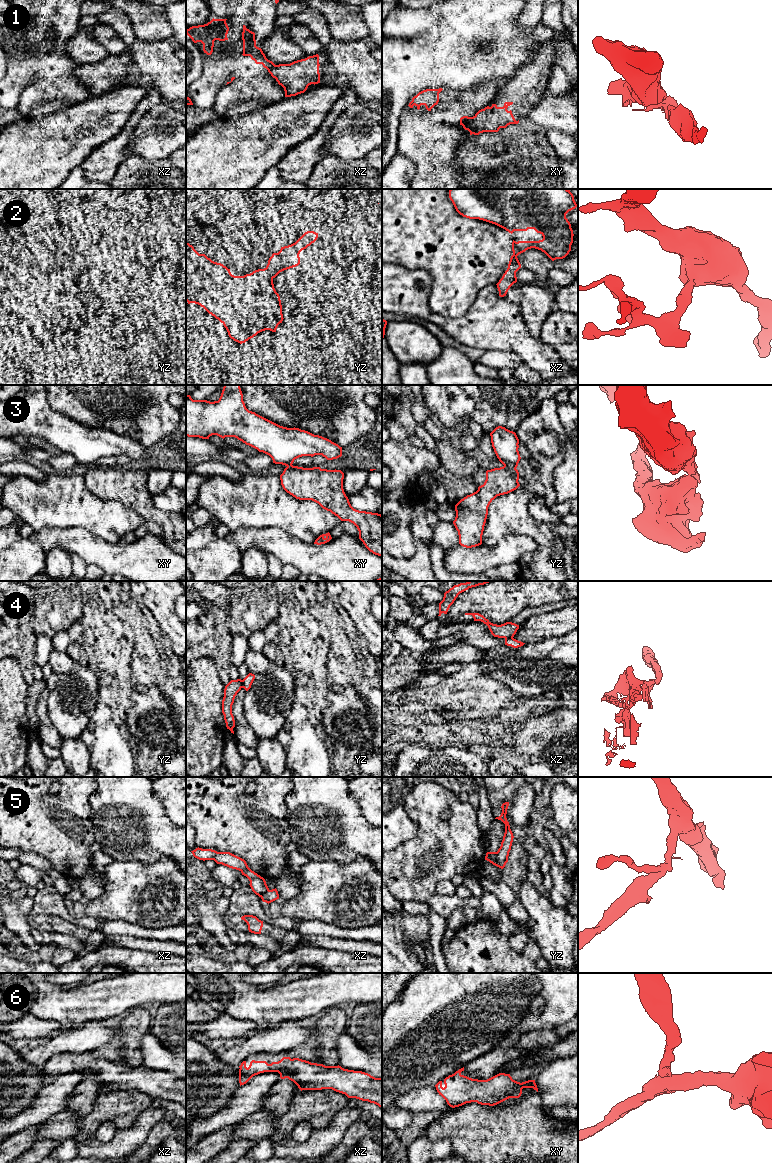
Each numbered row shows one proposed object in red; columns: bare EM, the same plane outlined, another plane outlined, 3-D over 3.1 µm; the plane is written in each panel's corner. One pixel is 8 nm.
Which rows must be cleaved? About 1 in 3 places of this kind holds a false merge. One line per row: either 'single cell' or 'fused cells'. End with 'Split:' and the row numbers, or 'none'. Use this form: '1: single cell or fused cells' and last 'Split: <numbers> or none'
1: fused cells
2: single cell
3: fused cells
4: fused cells
5: fused cells
6: single cell
Split: 1, 3, 4, 5

